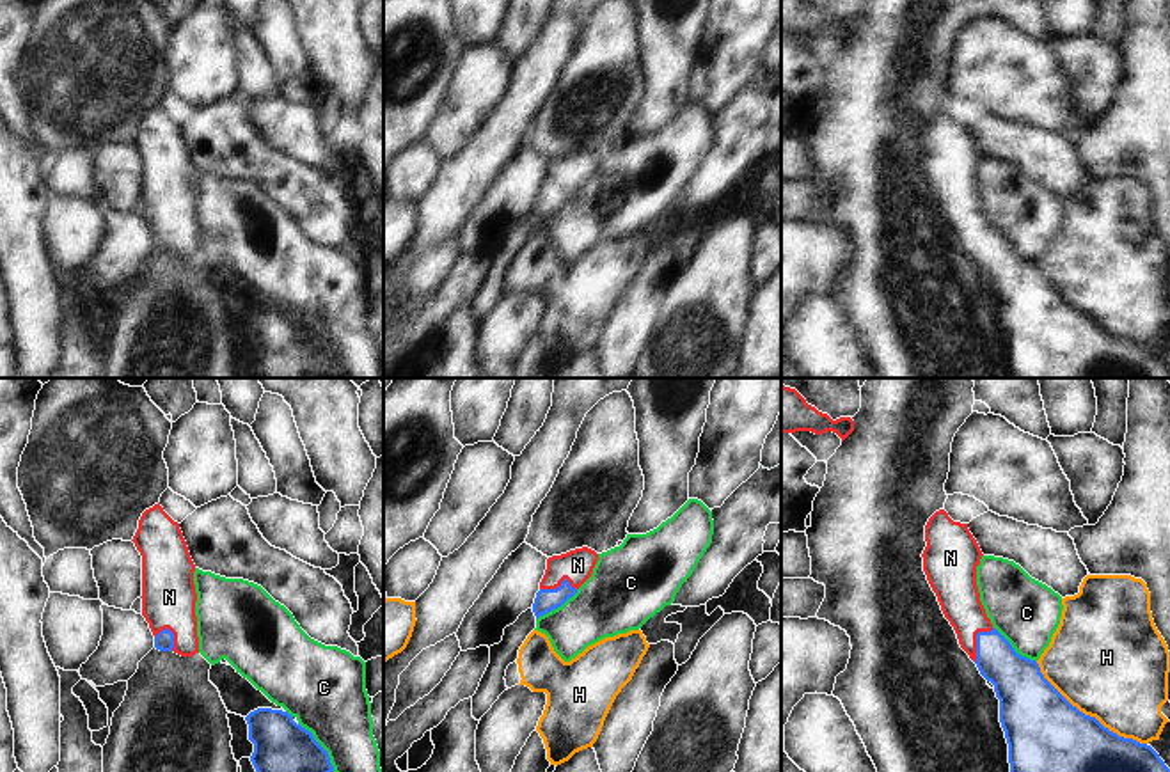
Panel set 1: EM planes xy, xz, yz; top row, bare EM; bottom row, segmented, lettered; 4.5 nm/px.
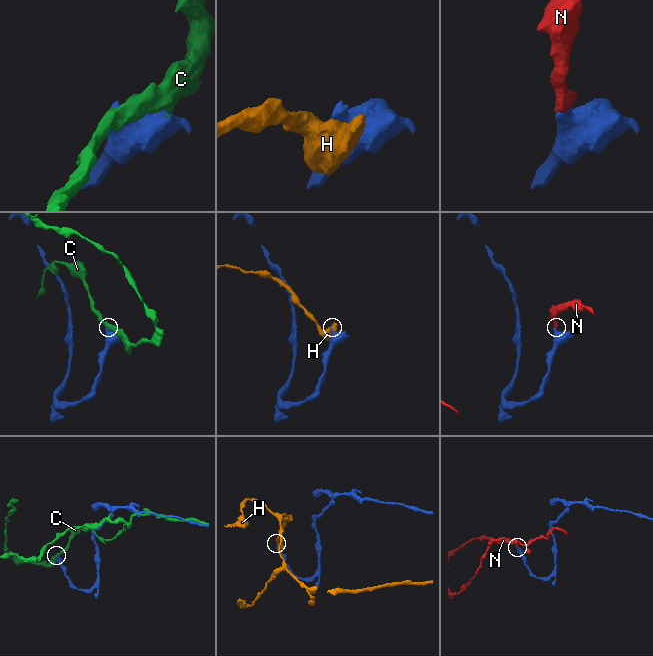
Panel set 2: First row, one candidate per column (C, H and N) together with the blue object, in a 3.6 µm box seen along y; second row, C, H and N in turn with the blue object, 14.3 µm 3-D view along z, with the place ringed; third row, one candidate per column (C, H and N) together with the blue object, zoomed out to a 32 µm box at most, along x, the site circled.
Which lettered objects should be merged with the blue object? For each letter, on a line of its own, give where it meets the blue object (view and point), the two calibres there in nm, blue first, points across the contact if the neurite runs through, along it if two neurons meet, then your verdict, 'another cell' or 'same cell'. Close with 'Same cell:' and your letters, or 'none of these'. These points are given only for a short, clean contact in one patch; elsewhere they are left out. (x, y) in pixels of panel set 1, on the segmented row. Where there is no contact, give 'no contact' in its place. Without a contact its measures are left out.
C: contact xy (320, 746); calibres 240 and 360 nm; another cell
H: contact yz (1089, 716); calibres 360 and 500 nm; another cell
N: contact yz (977, 639); calibres 220 and 190 nm; way yz (1016, 678), (977, 639), (957, 593); same cell
Same cell: N

